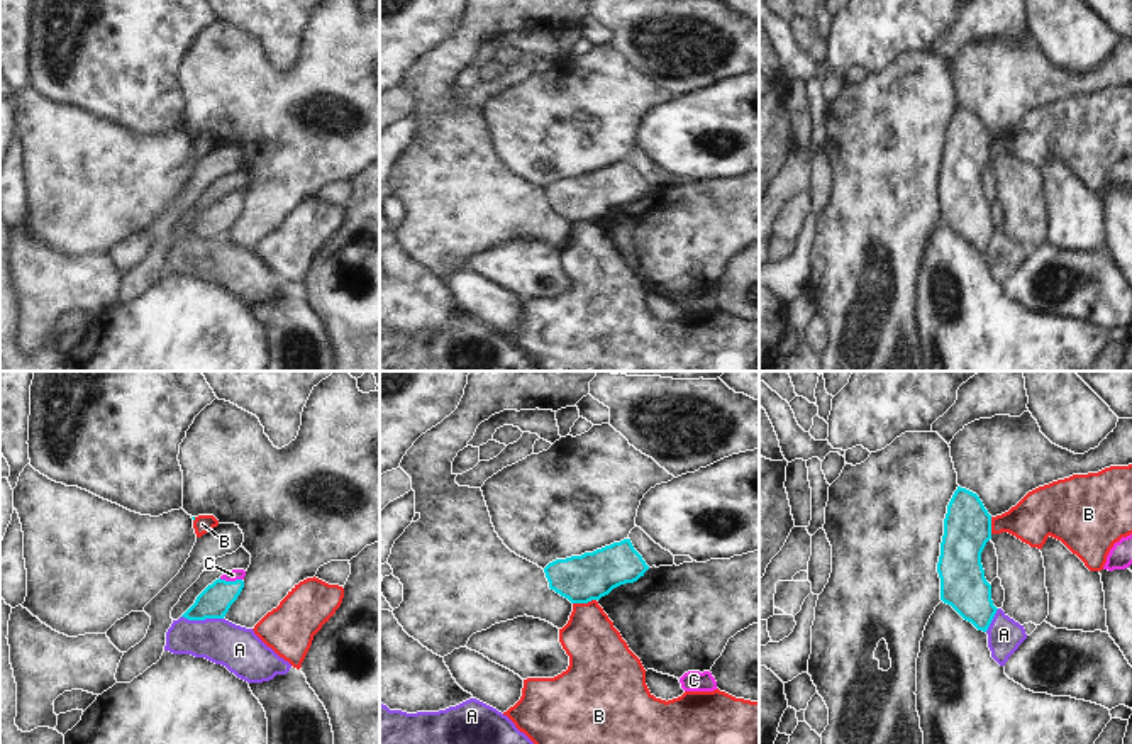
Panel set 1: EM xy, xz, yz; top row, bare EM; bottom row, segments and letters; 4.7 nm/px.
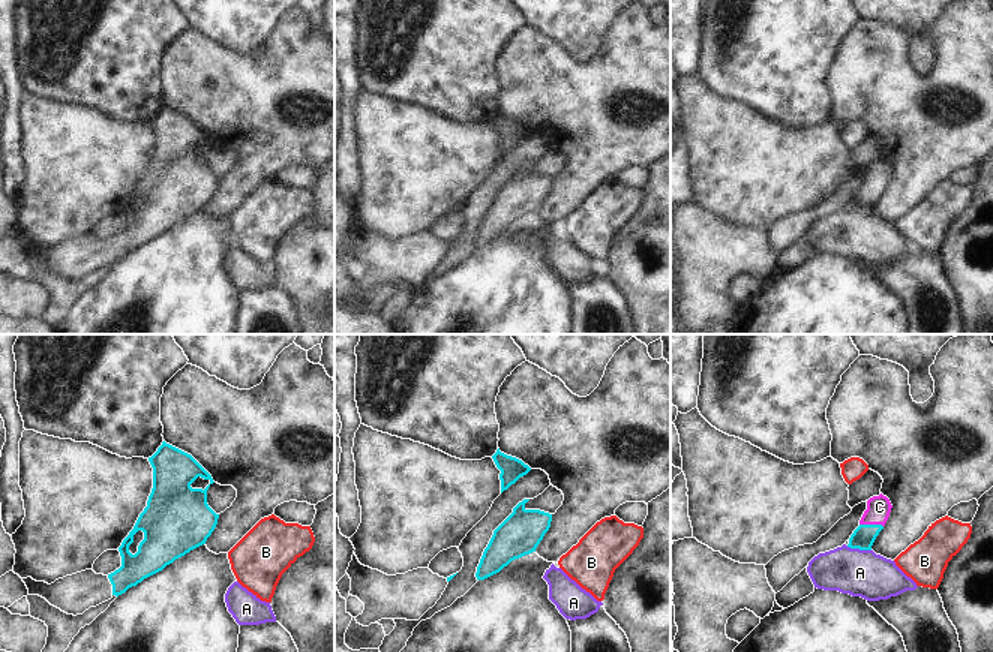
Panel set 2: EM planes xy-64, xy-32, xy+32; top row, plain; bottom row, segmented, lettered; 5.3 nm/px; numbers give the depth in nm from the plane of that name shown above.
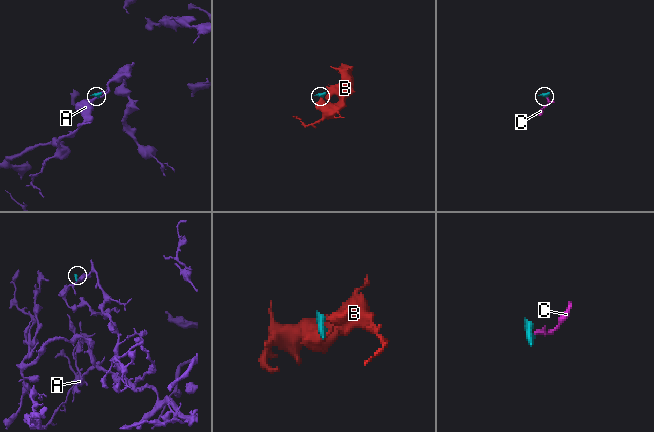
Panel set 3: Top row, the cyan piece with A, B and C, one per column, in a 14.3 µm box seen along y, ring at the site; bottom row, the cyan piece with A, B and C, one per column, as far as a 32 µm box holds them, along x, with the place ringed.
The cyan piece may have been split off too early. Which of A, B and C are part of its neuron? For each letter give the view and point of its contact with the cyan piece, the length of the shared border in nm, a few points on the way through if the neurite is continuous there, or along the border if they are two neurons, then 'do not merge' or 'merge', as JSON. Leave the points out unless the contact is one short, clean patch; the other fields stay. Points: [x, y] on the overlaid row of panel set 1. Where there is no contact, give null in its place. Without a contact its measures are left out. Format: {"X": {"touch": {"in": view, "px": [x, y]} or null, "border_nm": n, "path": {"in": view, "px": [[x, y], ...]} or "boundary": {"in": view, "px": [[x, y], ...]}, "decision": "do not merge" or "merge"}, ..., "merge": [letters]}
{"A": {"touch": {"in": "xy", "px": [202, 619]}, "border_nm": 200, "boundary": {"in": "xy", "px": [[182, 616], [188, 619], [222, 619]]}, "decision": "do not merge"}, "B": {"touch": {"in": "xz", "px": [583, 602]}, "border_nm": 110, "decision": "do not merge"}, "C": {"touch": {"in": "xy", "px": [231, 582]}, "border_nm": 110, "path": {"in": "xy", "px": [[214, 602], [231, 582], [233, 575]]}, "decision": "merge"}, "merge": ["C"]}

